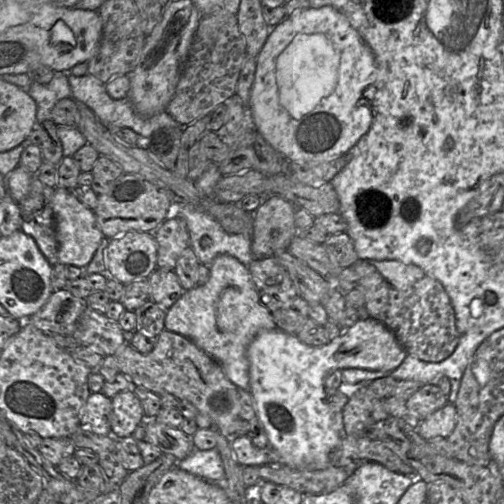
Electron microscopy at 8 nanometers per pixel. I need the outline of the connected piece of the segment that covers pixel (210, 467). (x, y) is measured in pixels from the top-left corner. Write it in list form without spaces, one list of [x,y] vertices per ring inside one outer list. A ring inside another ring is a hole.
[[[217,448],[197,450],[177,463],[179,469],[214,483],[225,480],[224,465]]]

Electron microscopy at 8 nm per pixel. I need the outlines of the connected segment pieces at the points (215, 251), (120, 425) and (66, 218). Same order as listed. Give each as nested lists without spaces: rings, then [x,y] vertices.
[[[172,203],[167,219],[180,216],[184,219],[190,247],[194,250],[200,265],[210,268],[212,261],[221,254],[227,254],[248,266],[253,260],[252,237],[249,234],[229,234],[220,223],[193,205]]]
[[[133,389],[116,394],[112,400],[111,429],[115,438],[132,436],[144,422],[144,411]]]
[[[55,188],[52,207],[59,243],[59,263],[84,269],[92,260],[104,238],[94,212],[79,202],[71,190],[61,188]]]

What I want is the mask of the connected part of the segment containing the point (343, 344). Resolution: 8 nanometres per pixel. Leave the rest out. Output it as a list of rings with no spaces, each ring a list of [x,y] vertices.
[[[370,317],[358,320],[324,346],[307,345],[278,328],[260,331],[250,343],[247,355],[249,390],[256,403],[256,416],[264,426],[269,446],[279,455],[279,464],[315,471],[332,465],[331,454],[344,435],[342,412],[331,408],[324,388],[327,372],[348,368],[393,371],[407,352],[387,326]]]

